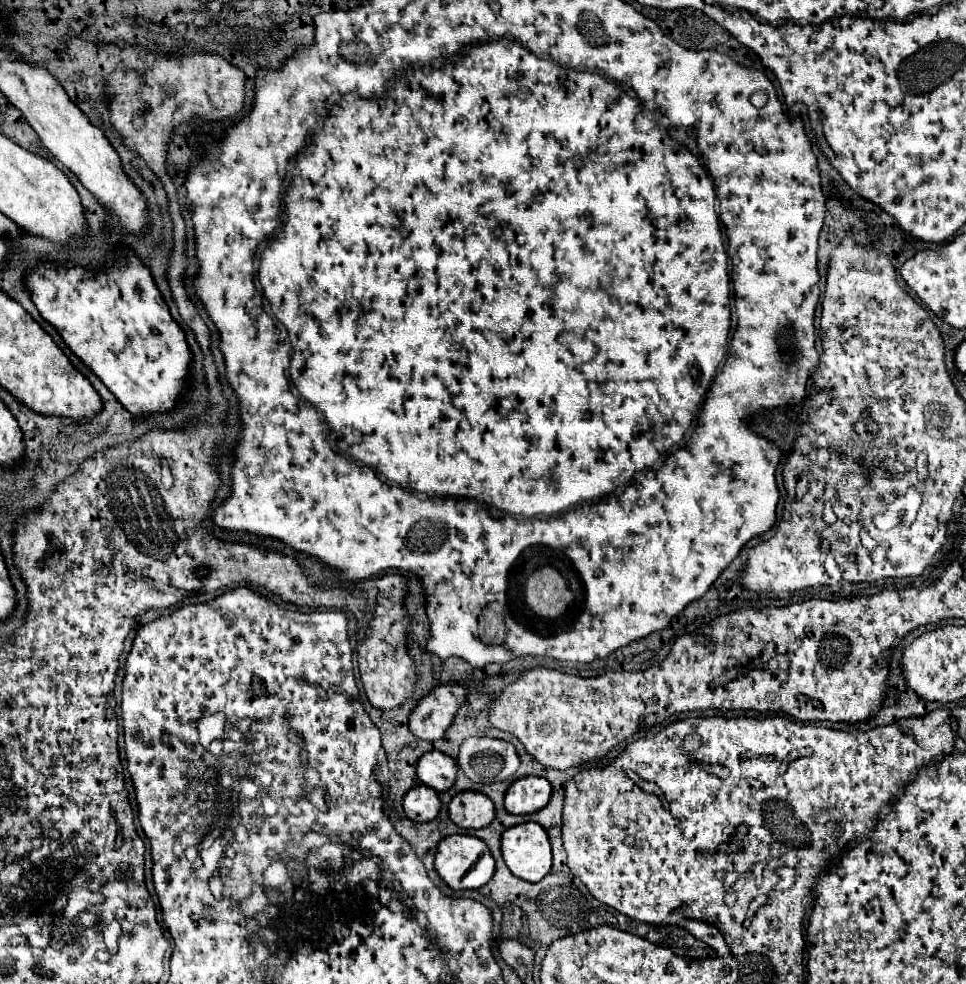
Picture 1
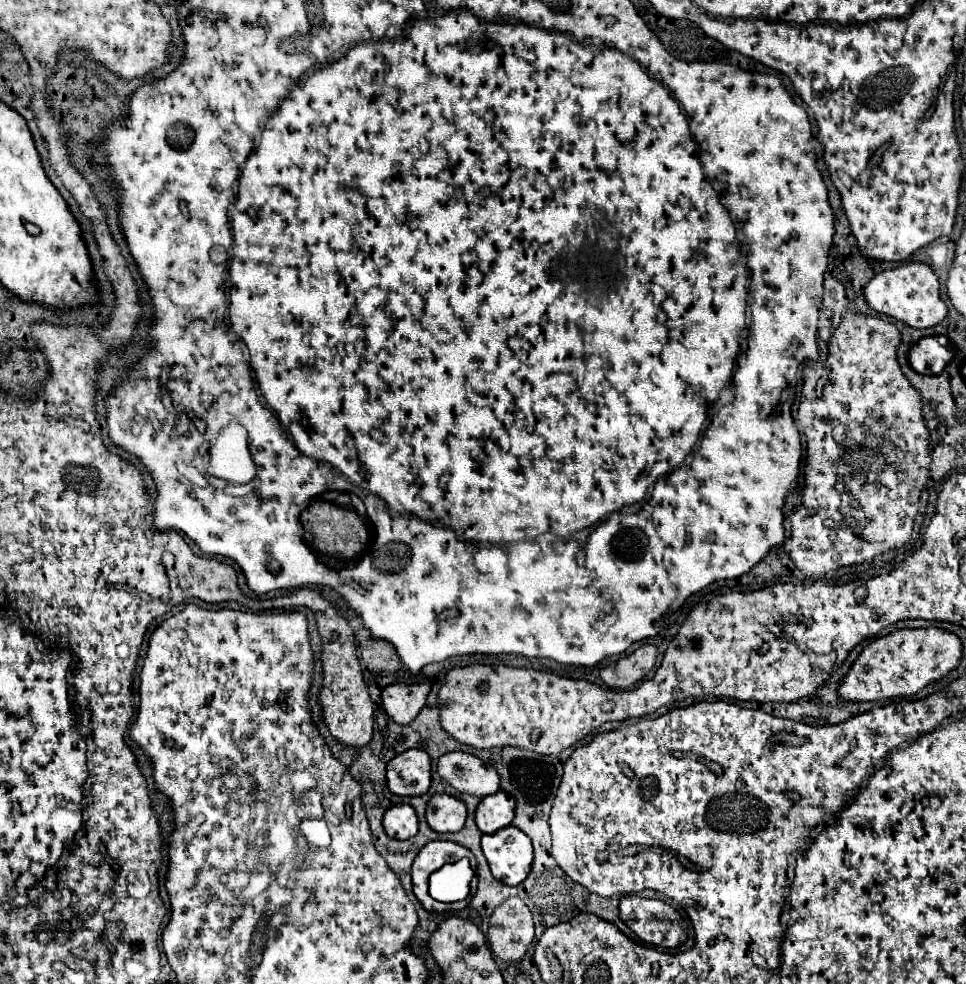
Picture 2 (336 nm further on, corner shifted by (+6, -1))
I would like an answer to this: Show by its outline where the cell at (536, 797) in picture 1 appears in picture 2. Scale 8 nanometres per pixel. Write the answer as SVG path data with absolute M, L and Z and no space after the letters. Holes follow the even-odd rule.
M504 791L484 797L476 809L476 825L482 833L488 835L492 835L502 827L508 827L512 819L514 819L514 799Z

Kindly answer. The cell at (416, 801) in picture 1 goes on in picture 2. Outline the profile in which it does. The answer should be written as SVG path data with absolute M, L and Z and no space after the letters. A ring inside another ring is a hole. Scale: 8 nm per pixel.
M394 805L384 813L384 831L392 839L410 839L418 831L418 817L410 805Z

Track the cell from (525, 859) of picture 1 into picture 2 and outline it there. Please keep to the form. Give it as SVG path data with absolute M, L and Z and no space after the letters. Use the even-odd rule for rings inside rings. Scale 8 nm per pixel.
M512 825L496 831L494 835L482 835L482 853L488 859L494 879L498 879L506 885L520 885L528 877L530 867L532 867L532 859L534 859L530 839L518 827L512 827Z

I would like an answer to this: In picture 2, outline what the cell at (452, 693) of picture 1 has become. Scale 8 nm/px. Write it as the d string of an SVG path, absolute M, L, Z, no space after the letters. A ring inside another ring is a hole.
M430 681L414 685L394 683L382 689L382 707L392 721L408 725L424 707L428 693L430 693Z

